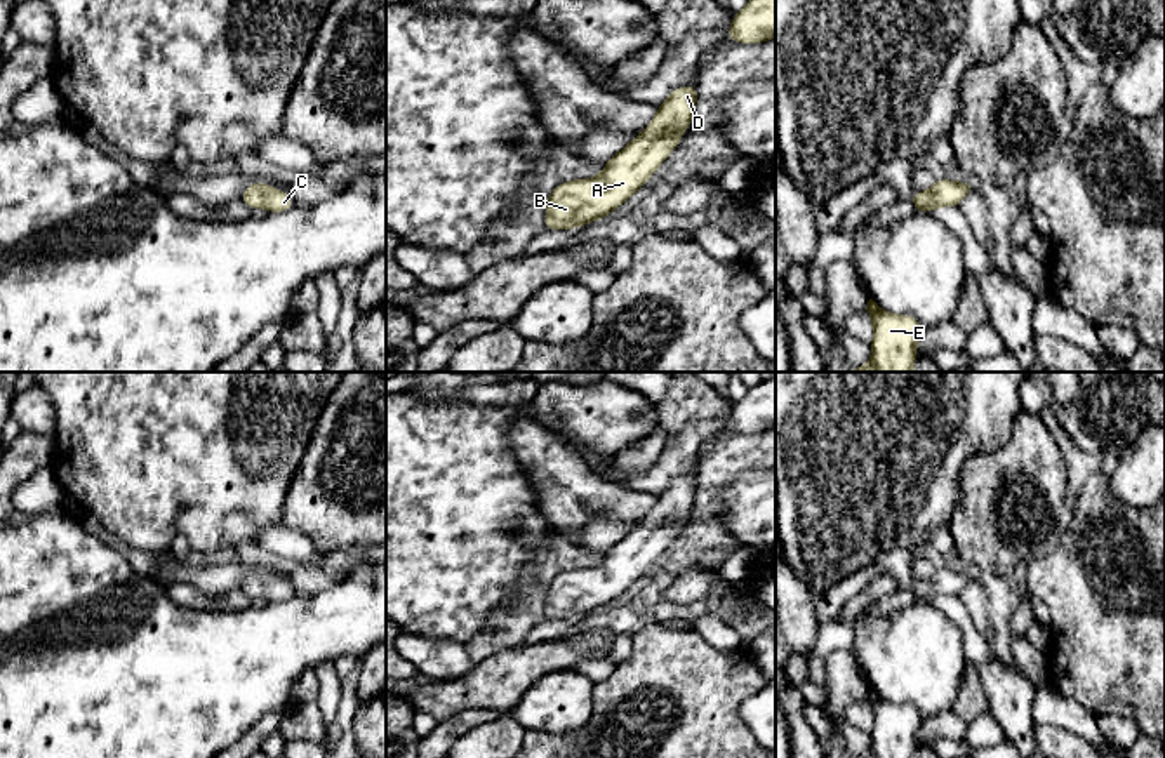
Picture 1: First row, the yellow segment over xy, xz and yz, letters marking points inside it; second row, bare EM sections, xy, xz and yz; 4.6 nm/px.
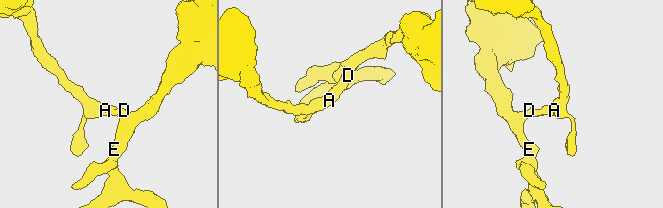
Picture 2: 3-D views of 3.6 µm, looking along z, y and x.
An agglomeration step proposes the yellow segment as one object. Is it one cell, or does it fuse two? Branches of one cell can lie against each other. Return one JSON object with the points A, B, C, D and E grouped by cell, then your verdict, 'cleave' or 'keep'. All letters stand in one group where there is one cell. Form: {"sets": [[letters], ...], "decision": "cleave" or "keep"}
{"sets": [["A", "B", "C", "D", "E"]], "decision": "keep"}

